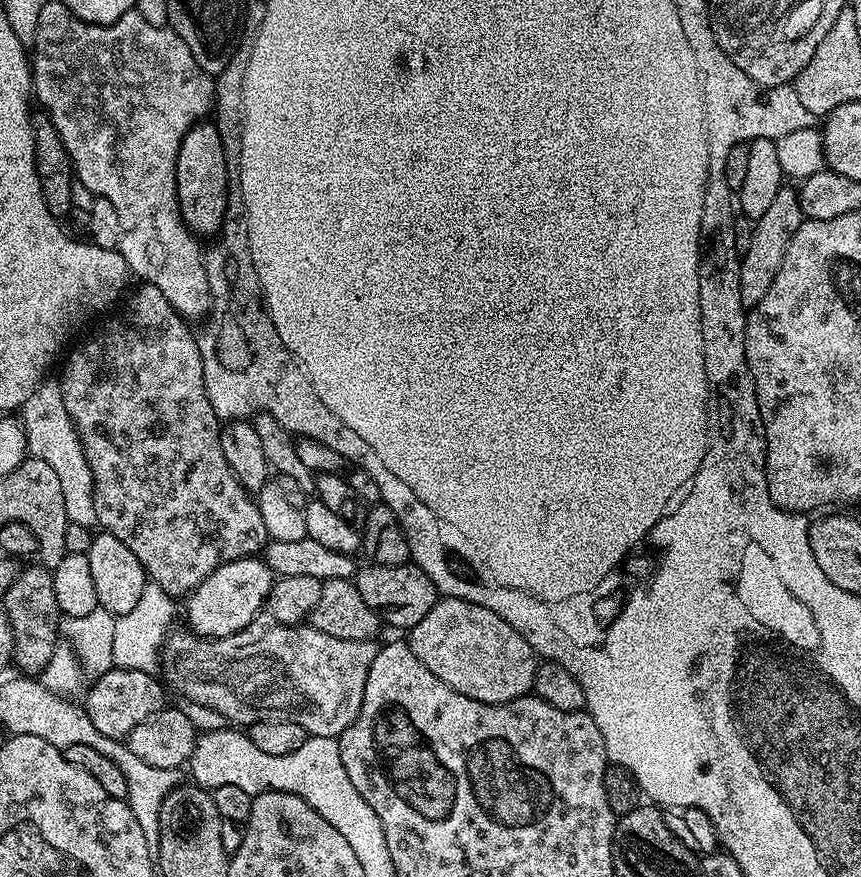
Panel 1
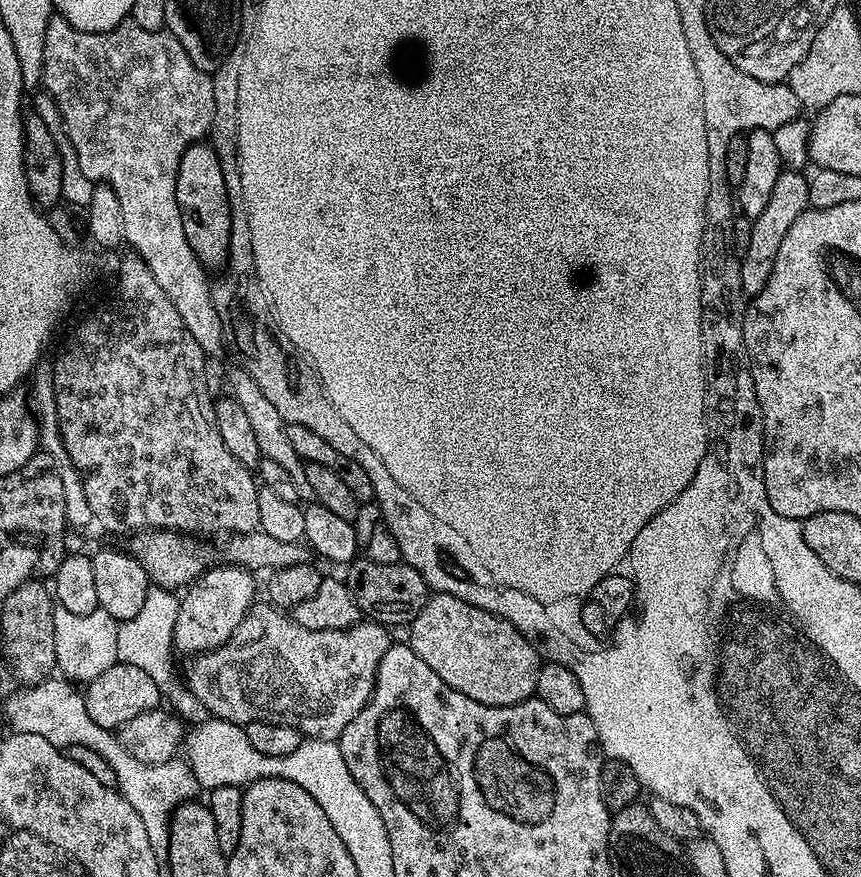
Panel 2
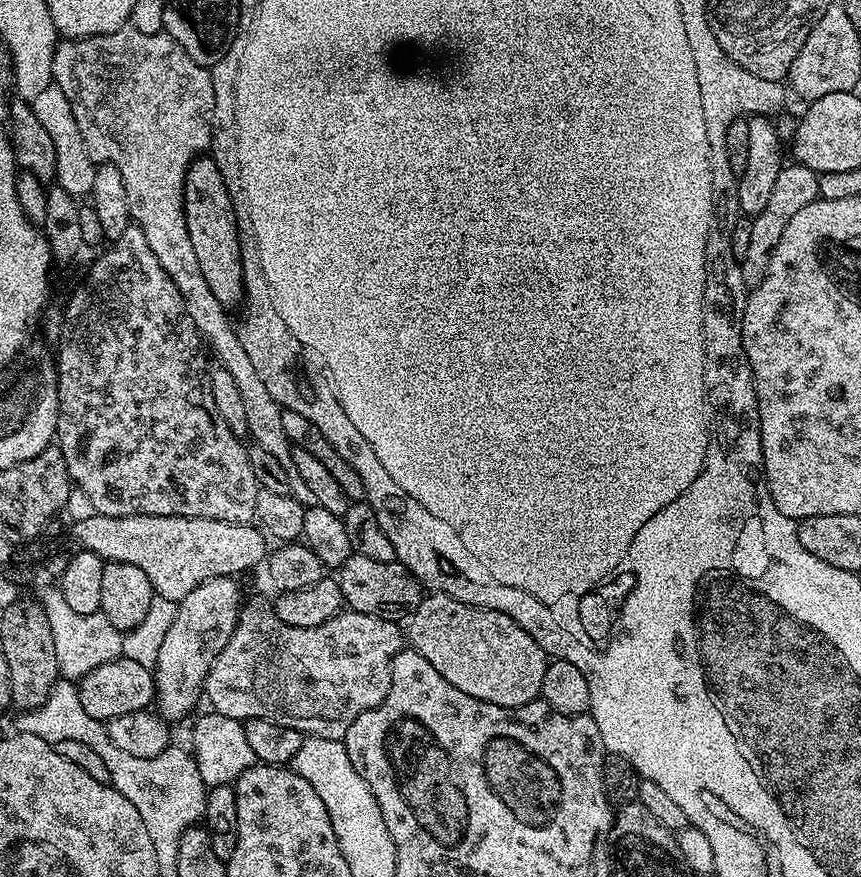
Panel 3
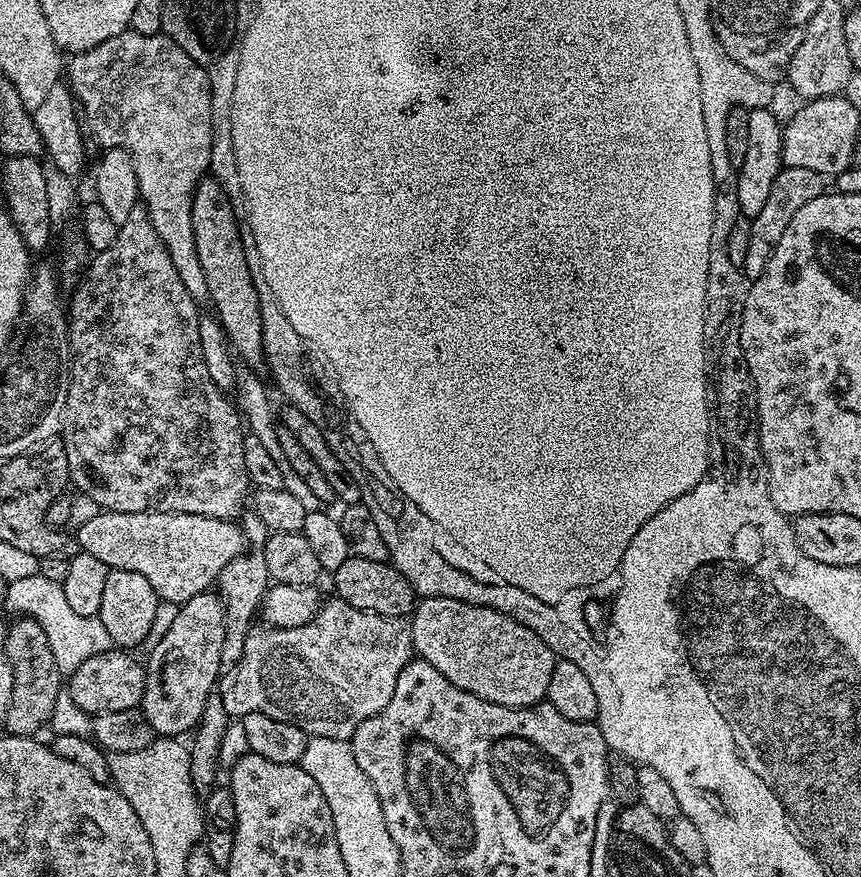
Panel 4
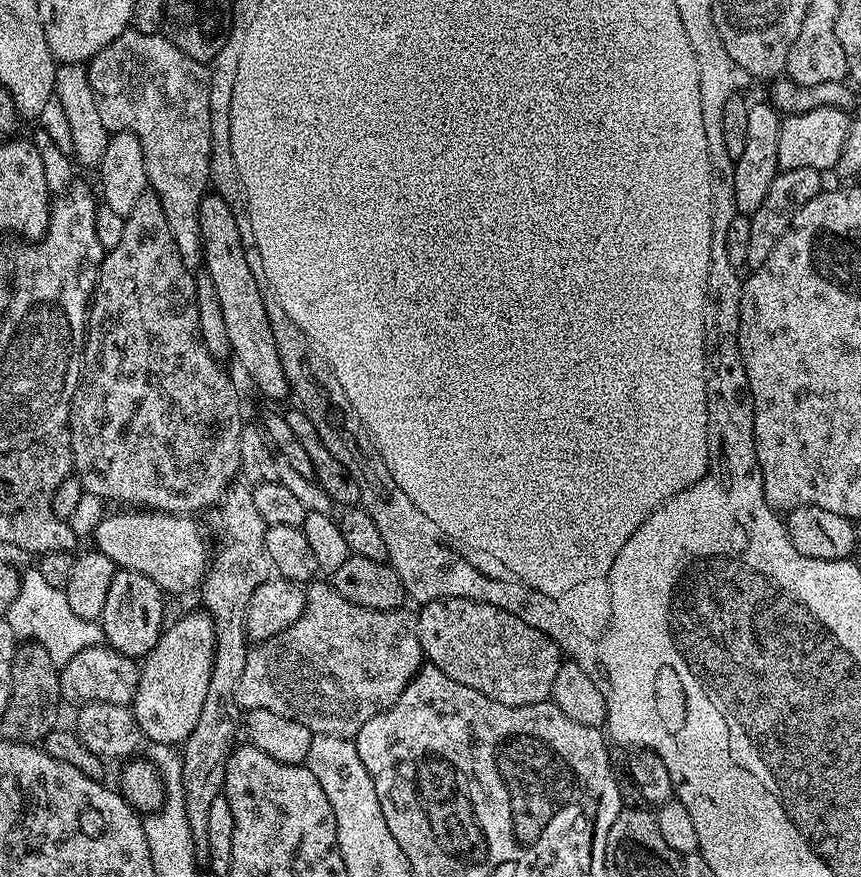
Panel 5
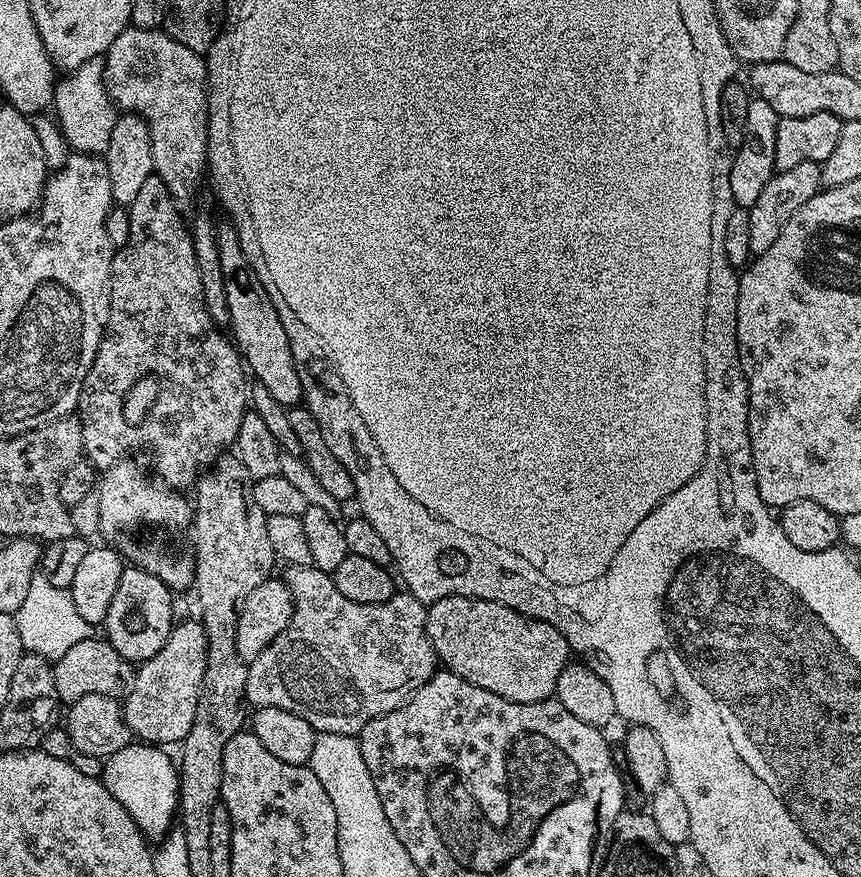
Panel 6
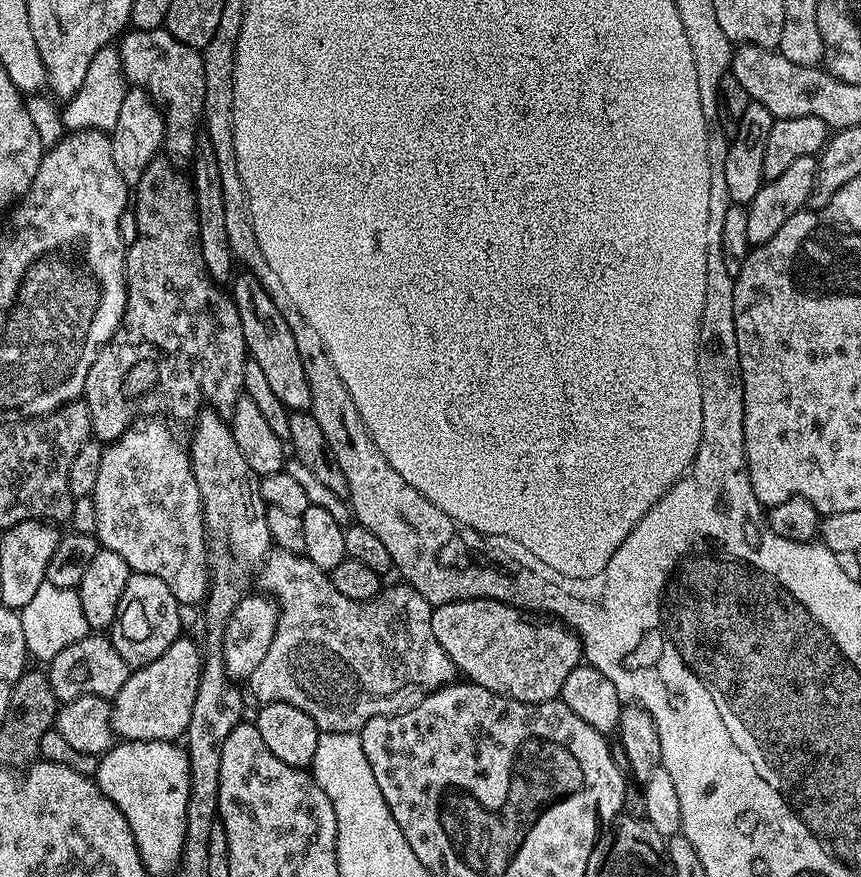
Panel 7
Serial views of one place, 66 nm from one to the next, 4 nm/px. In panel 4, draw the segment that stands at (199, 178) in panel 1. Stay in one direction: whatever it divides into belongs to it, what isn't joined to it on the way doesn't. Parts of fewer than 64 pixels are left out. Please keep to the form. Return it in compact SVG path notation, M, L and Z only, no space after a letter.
M208 174L198 182L192 195L192 209L190 222L194 222L194 246L198 250L198 262L202 262L202 275L206 278L207 299L212 300L211 311L224 327L229 345L237 357L247 367L260 370L265 367L264 343L262 342L262 310L260 309L260 295L254 286L254 278L250 274L250 266L246 266L246 250L242 246L240 237L240 221L236 219L236 211L232 205L233 197L222 190L222 186L215 176Z

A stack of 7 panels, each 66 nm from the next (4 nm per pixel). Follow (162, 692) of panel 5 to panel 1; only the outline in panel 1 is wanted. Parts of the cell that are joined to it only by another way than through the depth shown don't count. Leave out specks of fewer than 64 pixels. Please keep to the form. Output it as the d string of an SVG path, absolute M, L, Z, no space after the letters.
M245 558L218 566L218 570L214 570L214 574L206 577L187 597L187 627L197 636L207 636L210 640L226 638L242 630L267 605L273 583L273 571L260 558Z

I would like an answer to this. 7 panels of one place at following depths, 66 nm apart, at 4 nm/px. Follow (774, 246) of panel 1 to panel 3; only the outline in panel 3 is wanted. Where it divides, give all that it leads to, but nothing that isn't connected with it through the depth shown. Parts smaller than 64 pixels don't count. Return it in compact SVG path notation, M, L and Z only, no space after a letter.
M795 162L785 163L784 169L781 170L774 182L770 199L767 200L766 207L762 209L762 214L751 217L750 246L740 260L742 282L746 282L748 289L758 287L762 278L766 278L766 270L770 266L772 251L774 246L778 246L778 238L782 238L790 218L794 218L794 214L798 214L798 210L802 210L802 206L810 206L810 202L818 199L820 195L819 181L820 176L814 170Z

